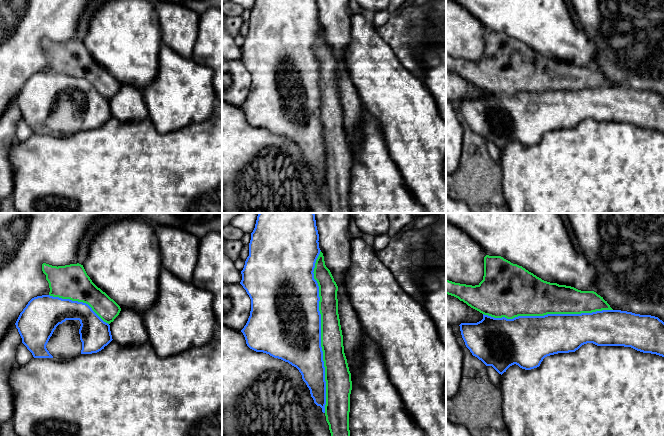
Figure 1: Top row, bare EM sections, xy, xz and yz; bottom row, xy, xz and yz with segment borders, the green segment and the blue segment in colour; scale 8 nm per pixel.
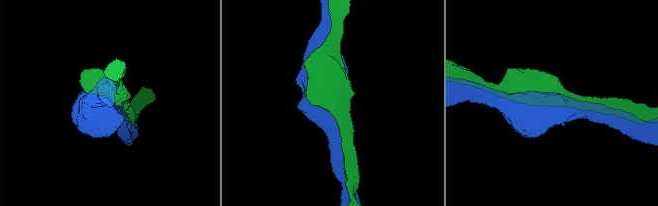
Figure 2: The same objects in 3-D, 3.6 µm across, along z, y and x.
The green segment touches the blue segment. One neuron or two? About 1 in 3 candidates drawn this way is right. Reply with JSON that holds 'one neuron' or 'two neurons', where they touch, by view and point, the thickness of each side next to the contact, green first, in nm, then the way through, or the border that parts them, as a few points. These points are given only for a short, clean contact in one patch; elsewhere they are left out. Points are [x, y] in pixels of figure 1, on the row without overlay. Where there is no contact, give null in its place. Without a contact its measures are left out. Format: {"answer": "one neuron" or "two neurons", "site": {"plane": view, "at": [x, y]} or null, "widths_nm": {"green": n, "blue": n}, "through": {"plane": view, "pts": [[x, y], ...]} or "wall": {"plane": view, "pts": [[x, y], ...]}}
{"answer": "two neurons", "site": {"plane": "xz", "at": [321, 107]}, "widths_nm": {"green": 180, "blue": 500}}

